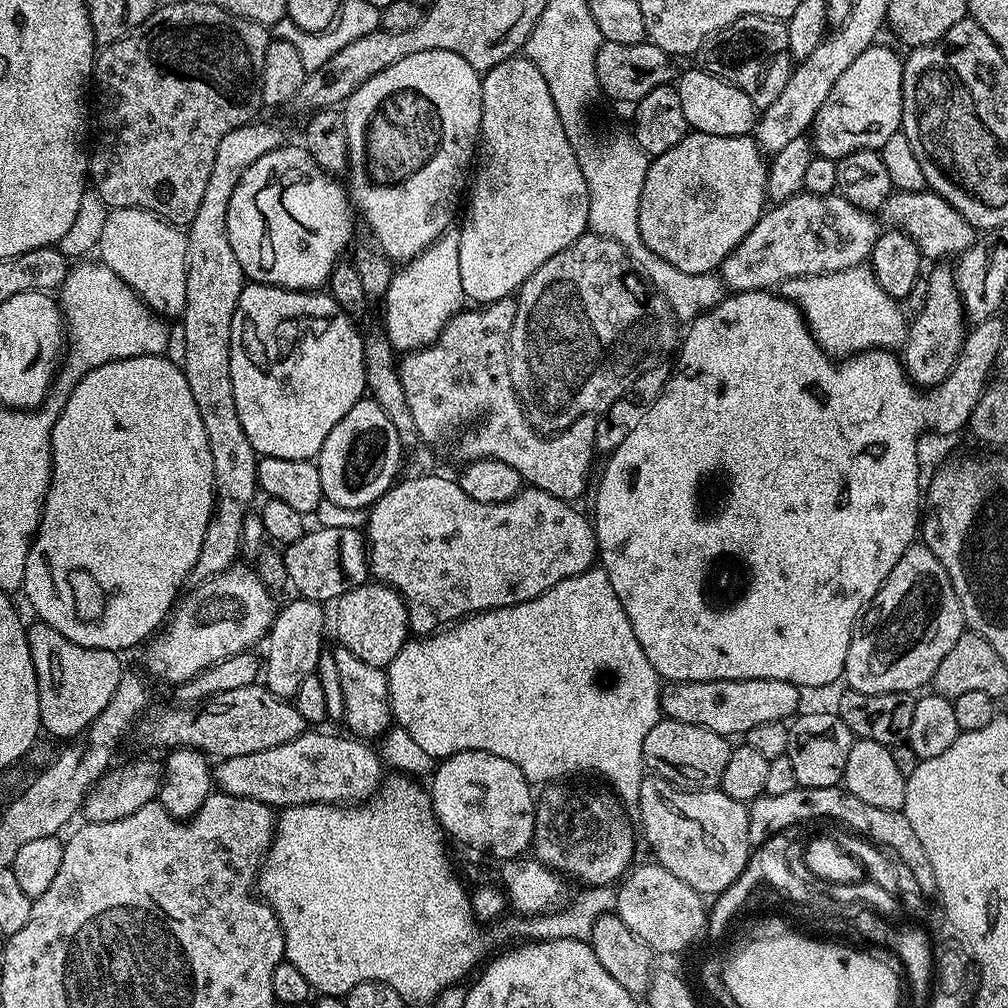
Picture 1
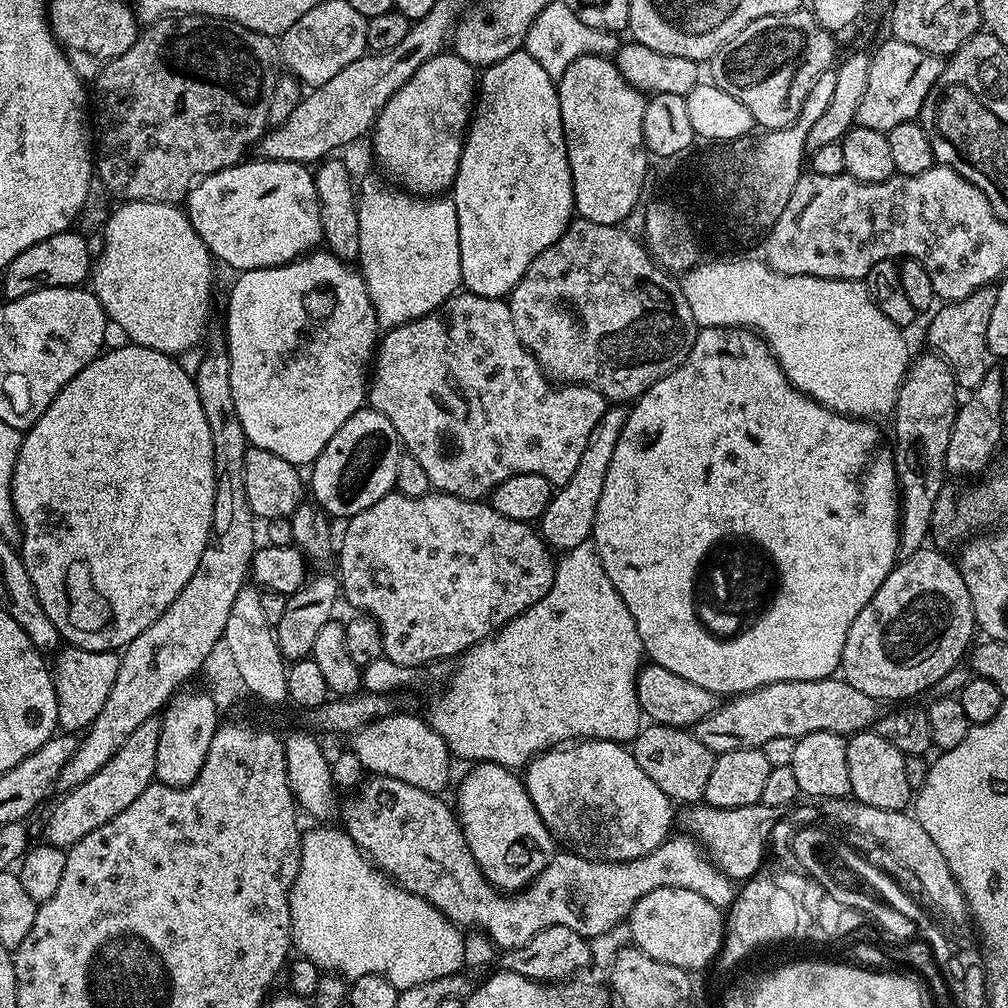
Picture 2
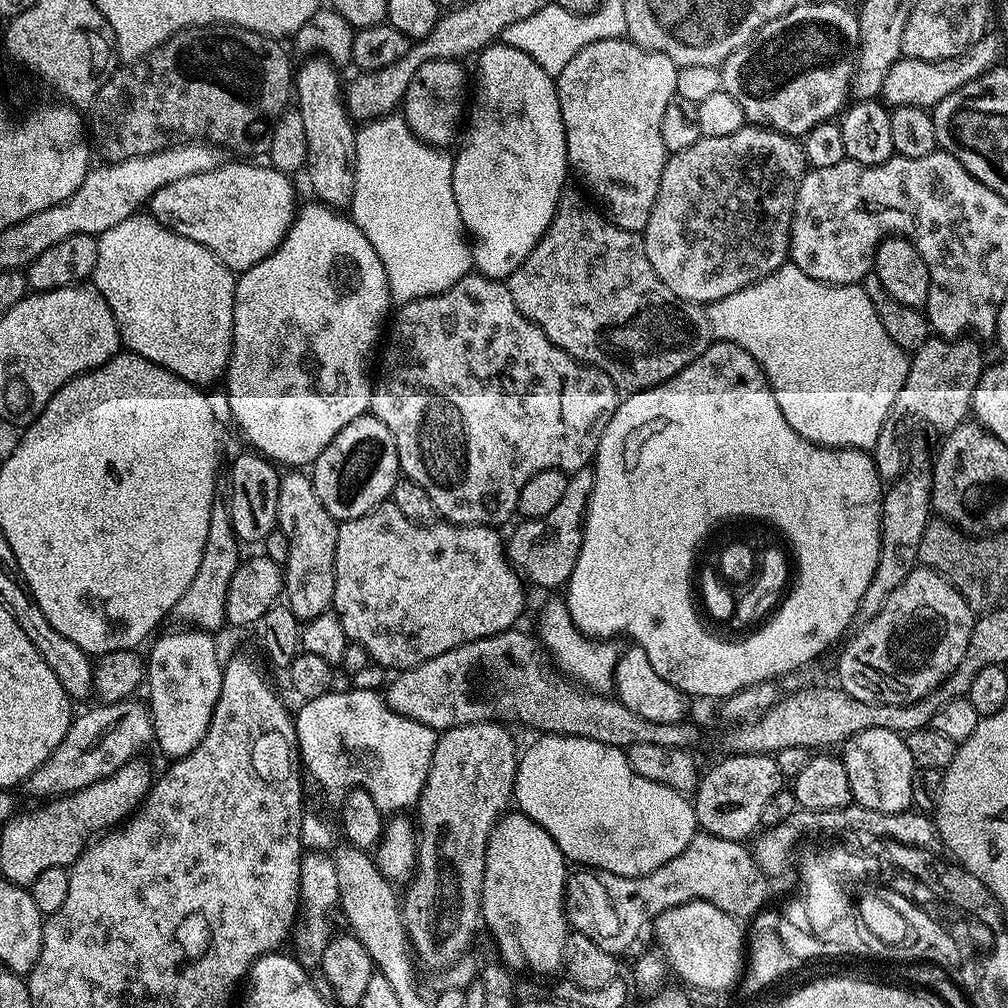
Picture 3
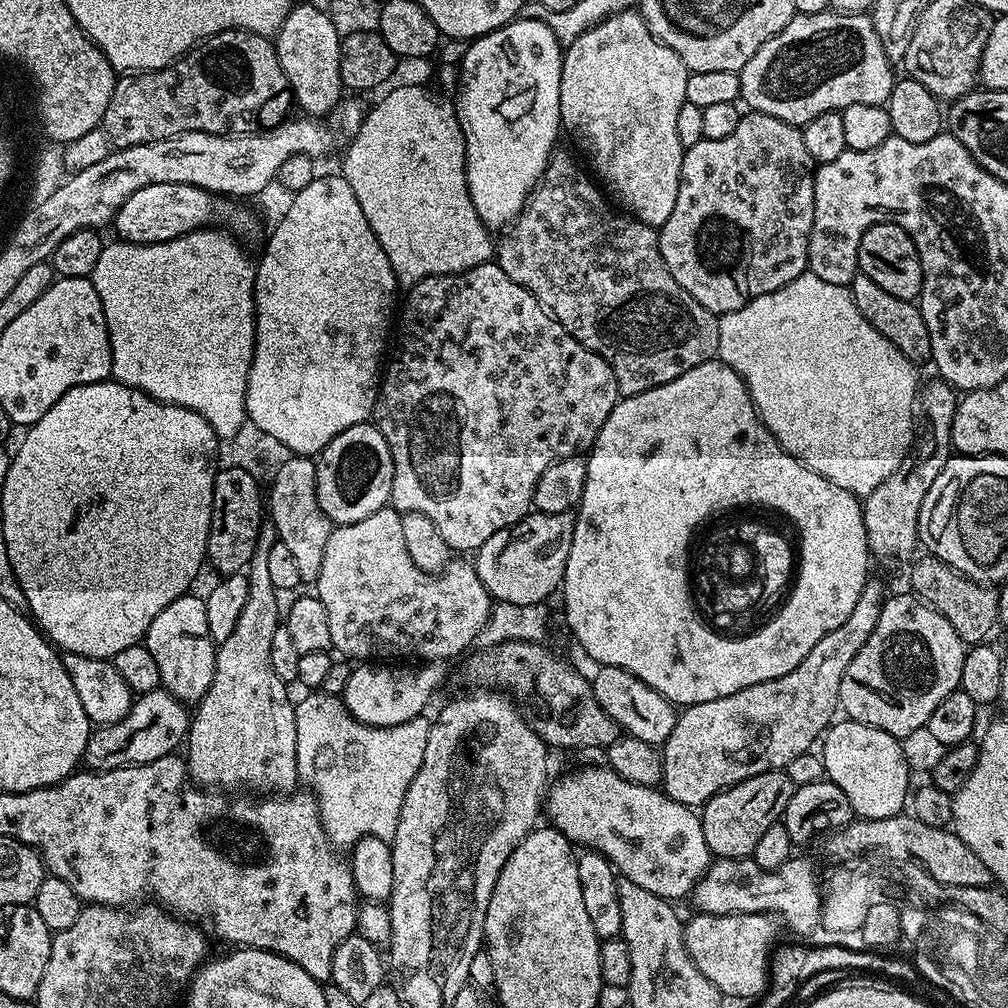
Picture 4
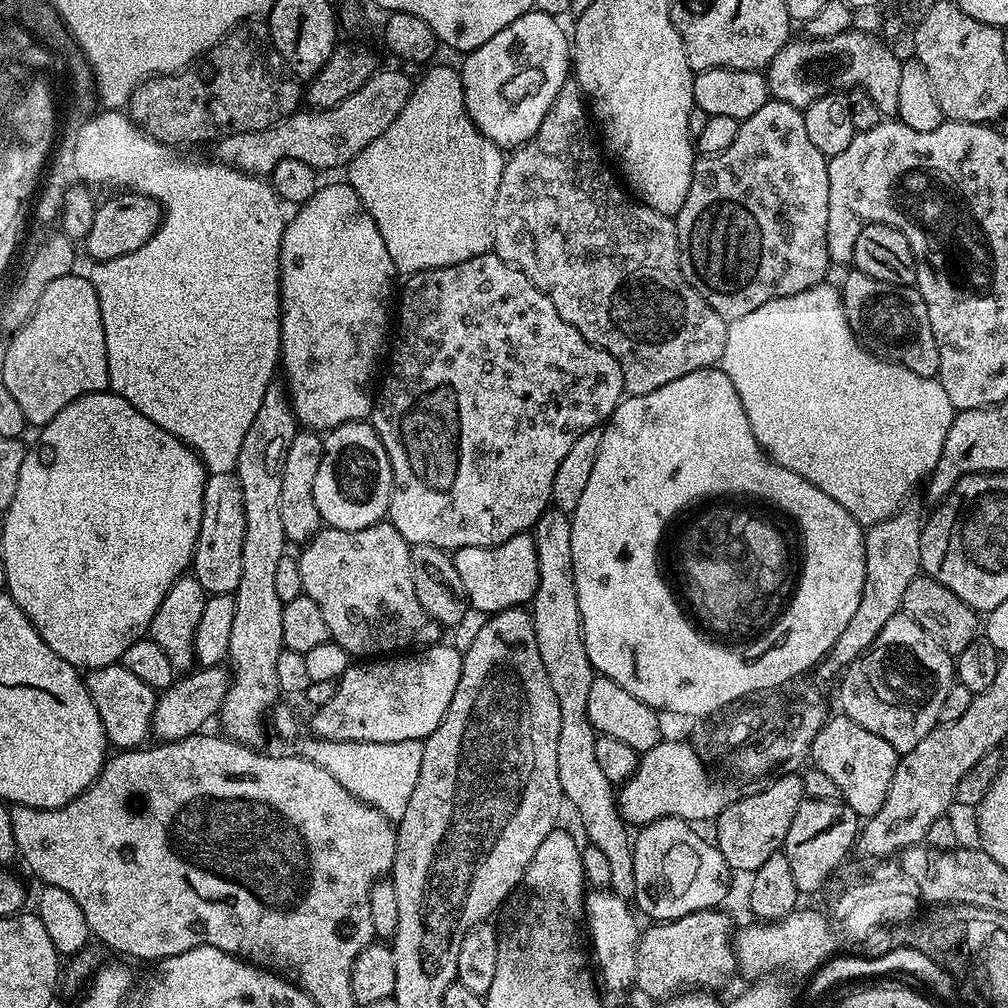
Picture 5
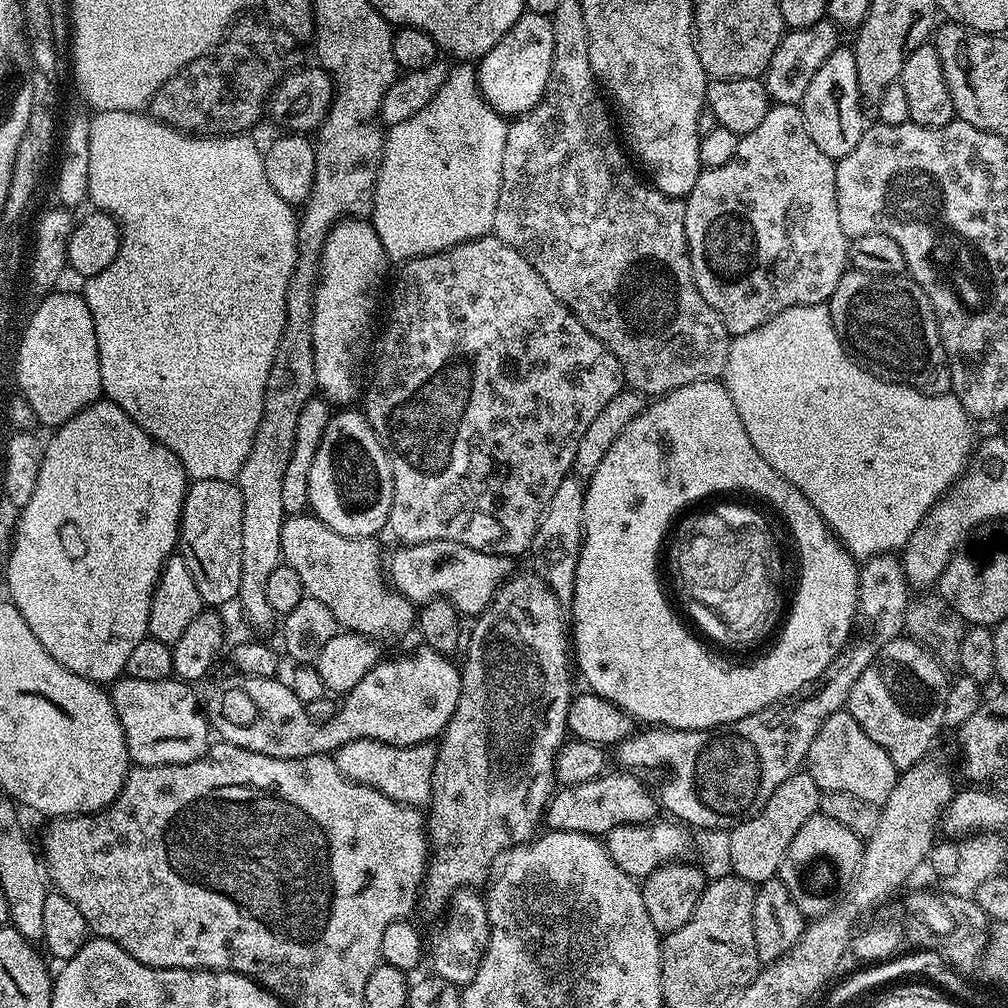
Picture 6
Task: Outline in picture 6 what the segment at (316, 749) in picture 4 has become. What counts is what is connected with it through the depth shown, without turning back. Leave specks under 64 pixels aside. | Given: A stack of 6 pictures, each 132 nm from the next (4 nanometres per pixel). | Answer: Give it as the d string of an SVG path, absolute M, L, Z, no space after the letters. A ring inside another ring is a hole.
M355 740L337 748L334 759L338 770L359 784L370 786L399 804L424 806L432 799L432 775L437 745L432 742L394 746L377 740Z

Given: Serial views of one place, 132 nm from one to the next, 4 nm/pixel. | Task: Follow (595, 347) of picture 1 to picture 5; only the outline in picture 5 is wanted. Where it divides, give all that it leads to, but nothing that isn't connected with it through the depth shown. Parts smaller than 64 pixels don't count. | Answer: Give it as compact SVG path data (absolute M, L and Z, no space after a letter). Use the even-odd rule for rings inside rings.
M569 78L562 86L562 90L558 90L558 98L554 98L550 110L546 110L546 118L542 118L542 126L538 126L536 133L504 161L502 178L498 182L498 198L494 198L492 211L491 251L508 264L521 268L526 278L530 278L530 282L534 282L534 286L538 286L538 290L542 290L548 295L550 302L554 302L554 310L558 310L558 314L562 314L562 318L566 318L566 322L570 322L570 326L574 326L574 330L578 330L578 334L582 334L586 342L606 350L606 354L614 357L618 366L622 366L625 393L629 396L641 396L650 394L653 390L659 390L661 386L667 386L677 378L686 378L686 374L694 374L694 370L717 367L726 350L729 321L724 320L722 314L718 314L718 310L710 307L706 298L702 298L702 294L698 294L698 290L694 290L690 282L686 282L680 269L675 219L666 214L658 214L658 210L641 204L639 200L629 195L625 185L618 179L617 173L610 167L609 161L602 155L598 144L598 149L596 149L595 142L591 140L592 132L594 136L594 128L590 123L590 112L586 107L584 94L576 85L575 79Z

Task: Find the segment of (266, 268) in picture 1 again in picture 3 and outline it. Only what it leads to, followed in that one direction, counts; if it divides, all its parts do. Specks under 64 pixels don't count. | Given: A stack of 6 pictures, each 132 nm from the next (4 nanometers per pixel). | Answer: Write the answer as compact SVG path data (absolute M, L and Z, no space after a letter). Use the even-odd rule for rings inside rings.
M228 164L203 172L190 174L190 178L178 178L170 186L162 186L150 201L152 216L157 225L177 232L210 249L233 273L239 274L250 266L262 262L286 238L292 221L296 219L298 203L296 192L285 173L271 166L260 164Z

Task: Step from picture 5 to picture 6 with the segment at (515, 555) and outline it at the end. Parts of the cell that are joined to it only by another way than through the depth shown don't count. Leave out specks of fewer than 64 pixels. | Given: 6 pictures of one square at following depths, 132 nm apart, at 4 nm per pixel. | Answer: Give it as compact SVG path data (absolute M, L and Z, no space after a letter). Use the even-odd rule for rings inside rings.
M449 540L405 544L397 549L386 560L386 576L391 587L417 606L423 606L433 598L448 600L465 616L477 617L486 611L500 585L514 572L513 557L482 554L482 550L470 550L470 546Z

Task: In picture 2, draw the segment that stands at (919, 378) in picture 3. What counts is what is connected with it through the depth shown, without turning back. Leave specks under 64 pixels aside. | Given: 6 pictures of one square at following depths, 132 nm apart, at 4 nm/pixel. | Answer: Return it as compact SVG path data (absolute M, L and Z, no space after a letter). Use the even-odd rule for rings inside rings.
M989 286L974 290L974 294L961 300L941 303L931 313L932 321L928 324L928 344L932 348L929 349L948 363L961 389L976 388L978 382L982 382L982 378L986 378L988 373L990 353L986 342L986 330L990 326L990 313L994 310L995 301L996 288Z

